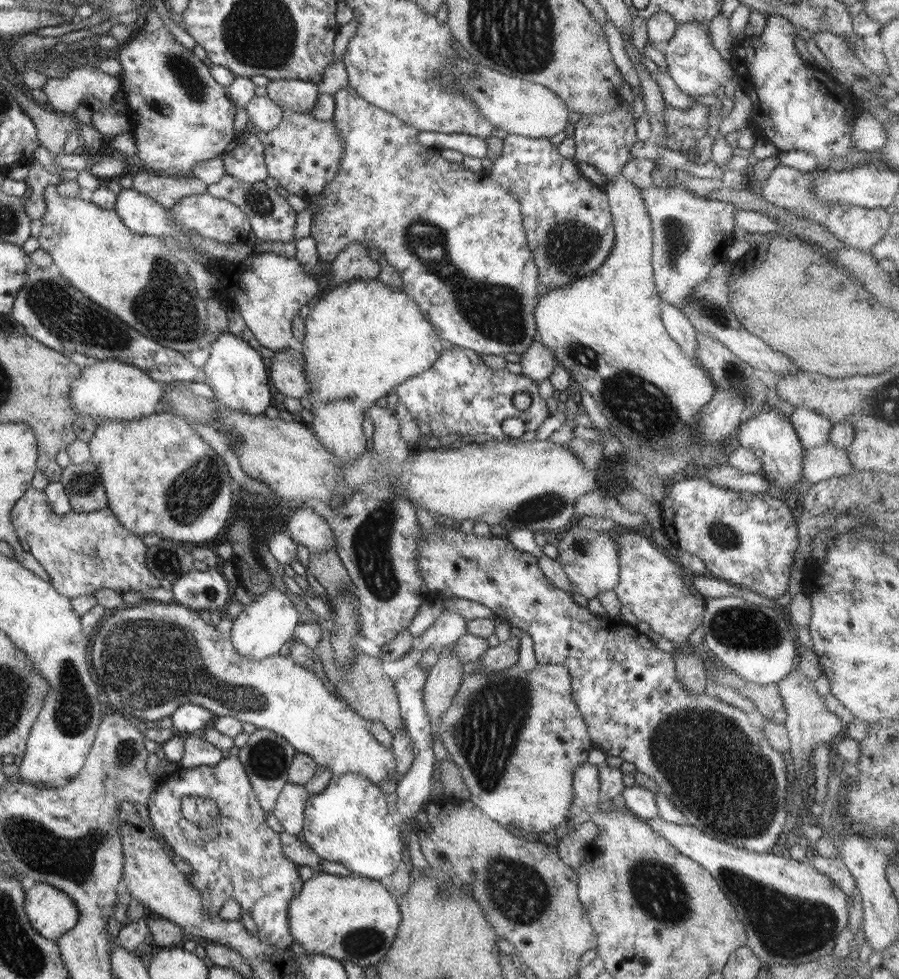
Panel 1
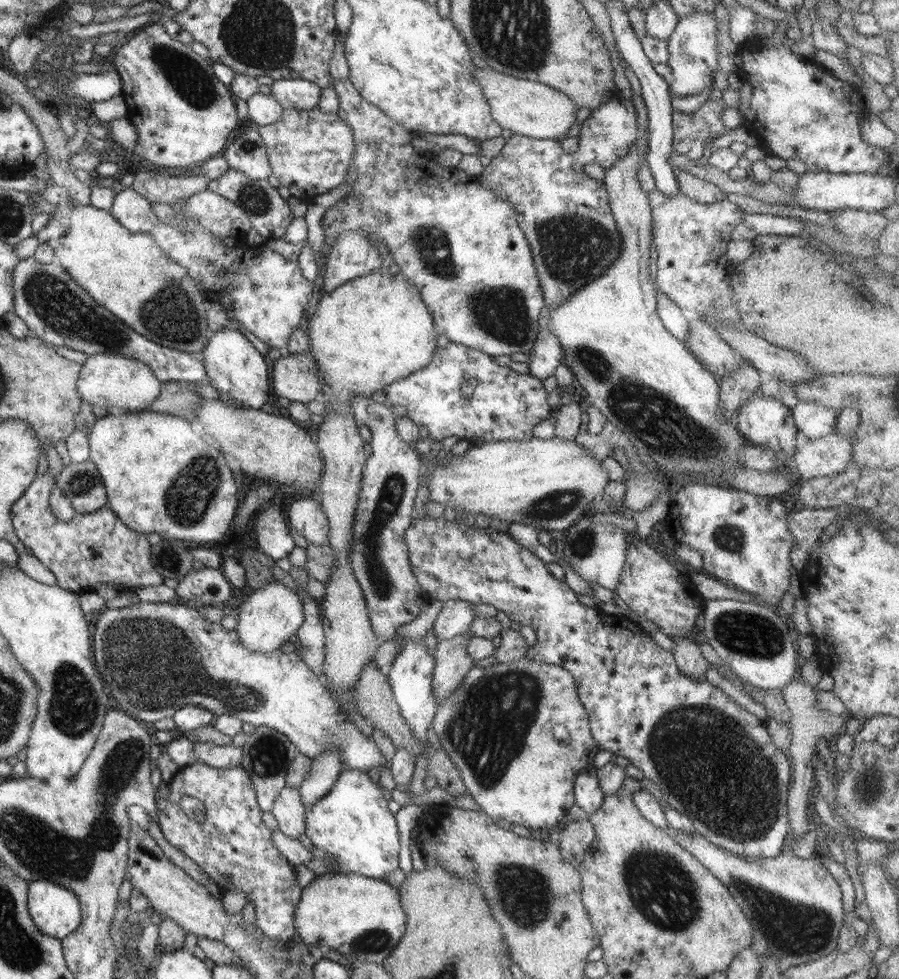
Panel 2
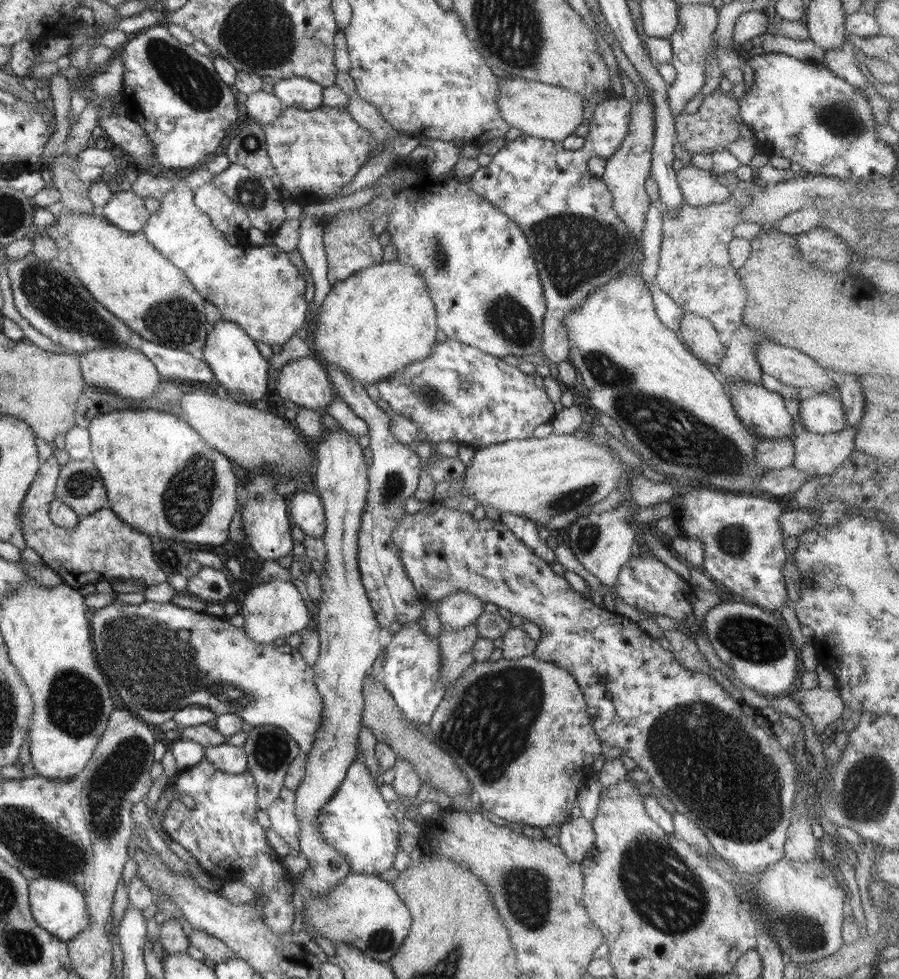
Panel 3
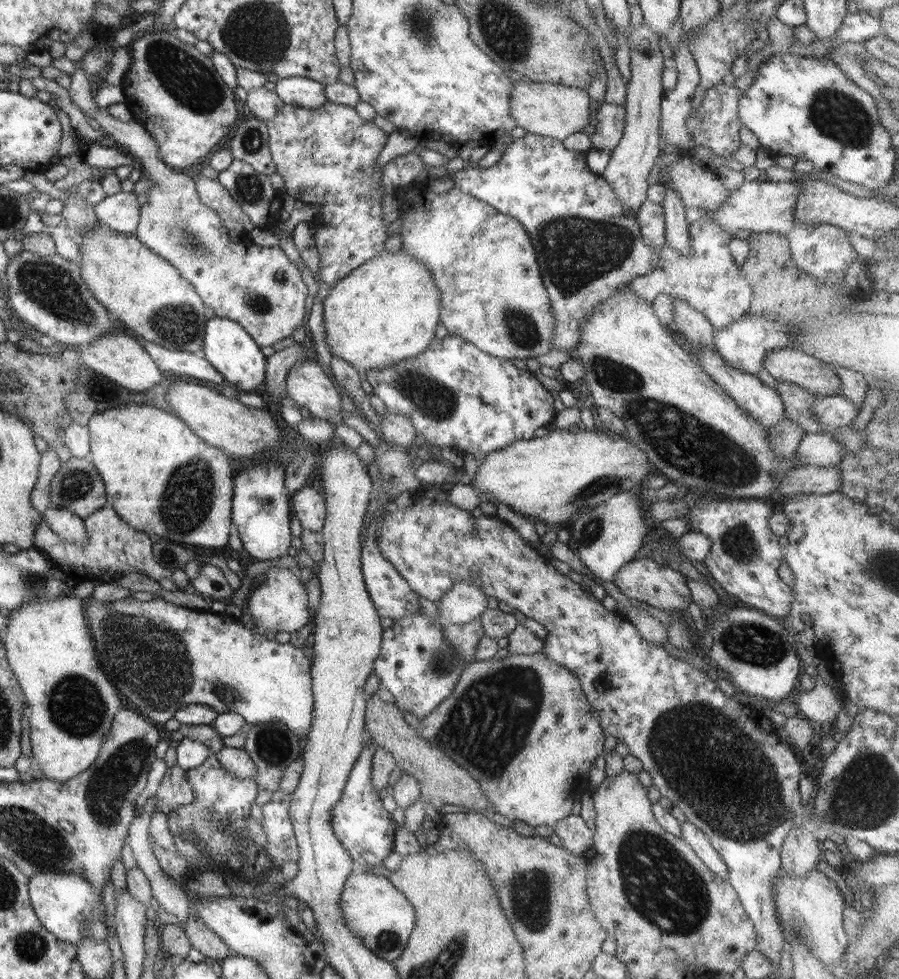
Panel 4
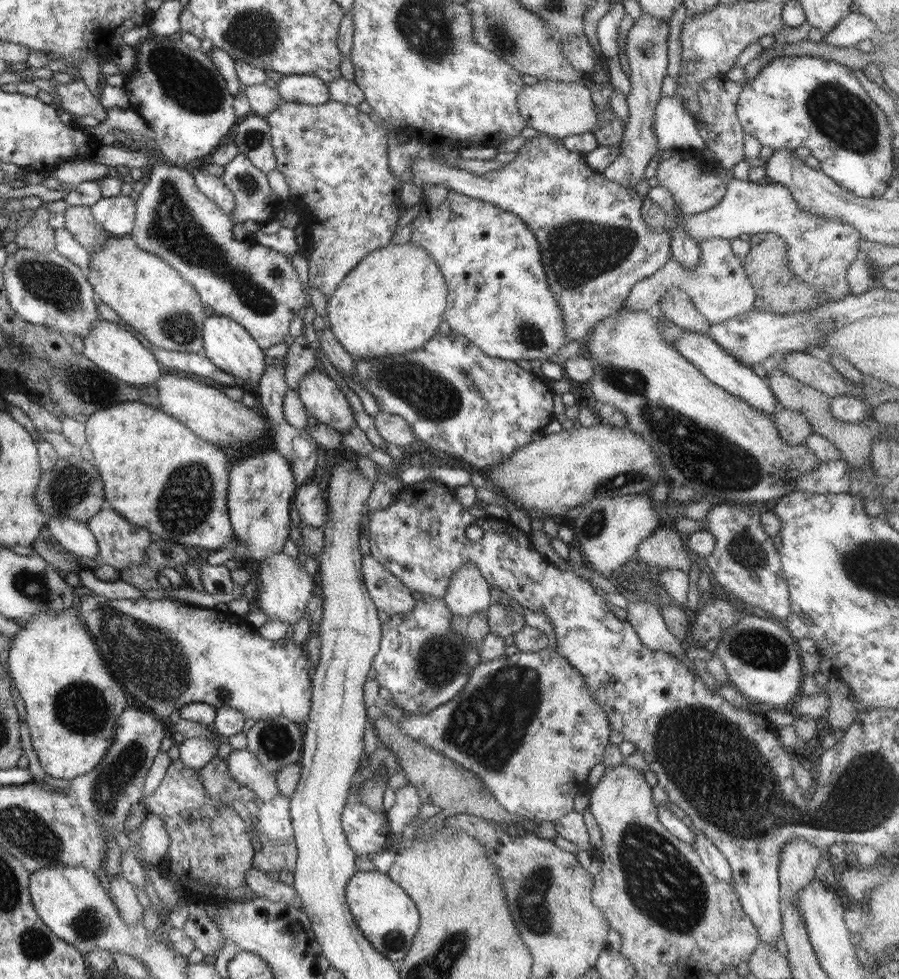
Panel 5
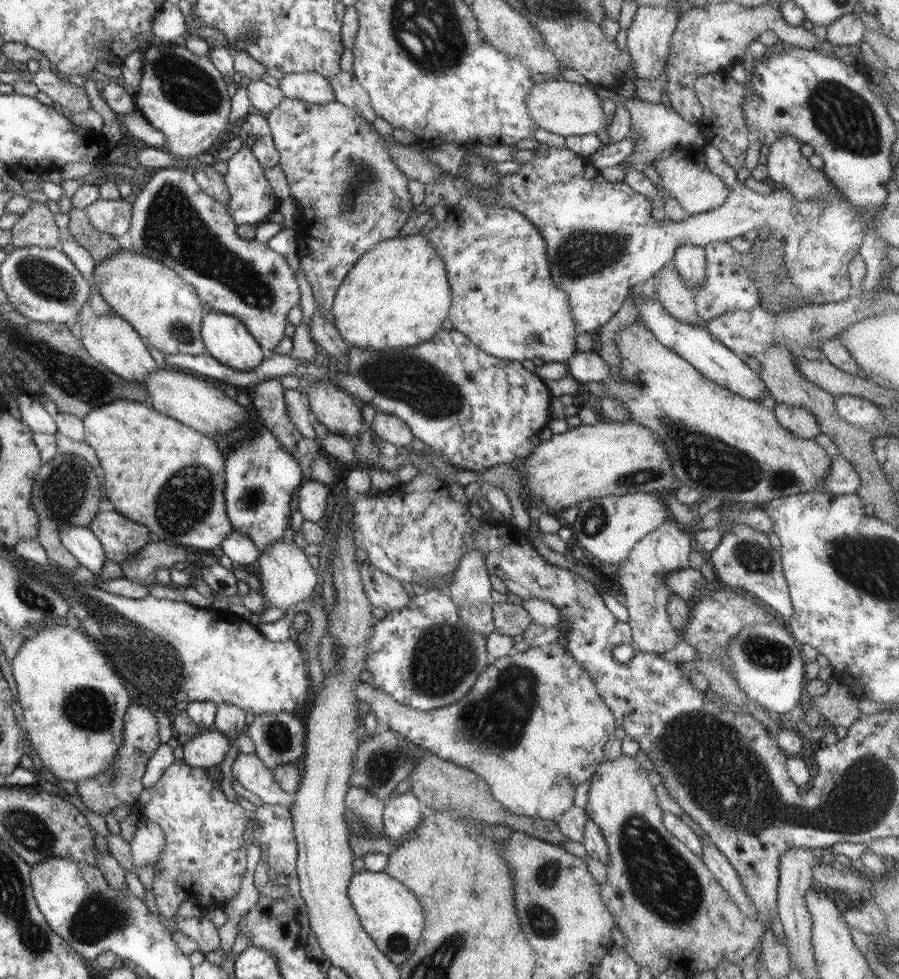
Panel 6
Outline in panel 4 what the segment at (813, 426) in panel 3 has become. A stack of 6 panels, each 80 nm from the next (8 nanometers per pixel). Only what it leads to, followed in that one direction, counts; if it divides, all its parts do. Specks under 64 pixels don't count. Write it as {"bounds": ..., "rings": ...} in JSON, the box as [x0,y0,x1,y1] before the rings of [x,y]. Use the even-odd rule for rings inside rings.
{"bounds":[813,394,860,430],"rings":[[[841,394],[820,397],[813,402],[813,414],[821,422],[823,430],[835,430],[851,425],[860,409]]]}

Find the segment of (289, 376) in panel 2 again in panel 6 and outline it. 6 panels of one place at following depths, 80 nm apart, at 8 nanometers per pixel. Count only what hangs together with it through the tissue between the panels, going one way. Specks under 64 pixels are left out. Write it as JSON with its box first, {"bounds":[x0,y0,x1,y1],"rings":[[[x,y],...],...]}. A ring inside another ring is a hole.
{"bounds":[304,381,364,440],"rings":[[[312,381],[304,383],[306,401],[309,409],[316,416],[316,420],[326,426],[326,428],[337,435],[342,435],[348,440],[352,440],[355,434],[359,434],[364,430],[362,424],[363,414],[361,413],[361,403],[337,386],[329,385],[326,381]]]}

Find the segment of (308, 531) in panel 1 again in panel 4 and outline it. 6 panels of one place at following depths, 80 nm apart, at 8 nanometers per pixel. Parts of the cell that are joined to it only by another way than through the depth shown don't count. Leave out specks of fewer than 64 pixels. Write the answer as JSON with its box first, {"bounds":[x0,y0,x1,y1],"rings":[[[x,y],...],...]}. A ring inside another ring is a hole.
{"bounds":[291,488,326,533],"rings":[[[301,488],[291,495],[292,515],[298,518],[303,529],[321,533],[326,520],[325,499],[314,488]]]}

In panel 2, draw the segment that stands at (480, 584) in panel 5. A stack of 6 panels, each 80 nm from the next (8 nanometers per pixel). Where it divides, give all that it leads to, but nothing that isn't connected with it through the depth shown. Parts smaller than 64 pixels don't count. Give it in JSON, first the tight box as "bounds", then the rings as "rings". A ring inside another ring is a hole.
{"bounds":[433,598,476,642],"rings":[[[454,598],[446,602],[433,624],[433,633],[438,642],[450,640],[469,631],[476,618],[473,603]]]}

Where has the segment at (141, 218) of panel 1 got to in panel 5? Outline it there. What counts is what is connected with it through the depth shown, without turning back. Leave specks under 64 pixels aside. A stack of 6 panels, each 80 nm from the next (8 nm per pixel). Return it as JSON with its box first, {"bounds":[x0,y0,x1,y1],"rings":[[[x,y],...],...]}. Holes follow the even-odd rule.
{"bounds":[91,195,136,237],"rings":[[[130,195],[103,196],[91,206],[91,211],[109,234],[119,237],[130,235],[134,228],[136,201]]]}

